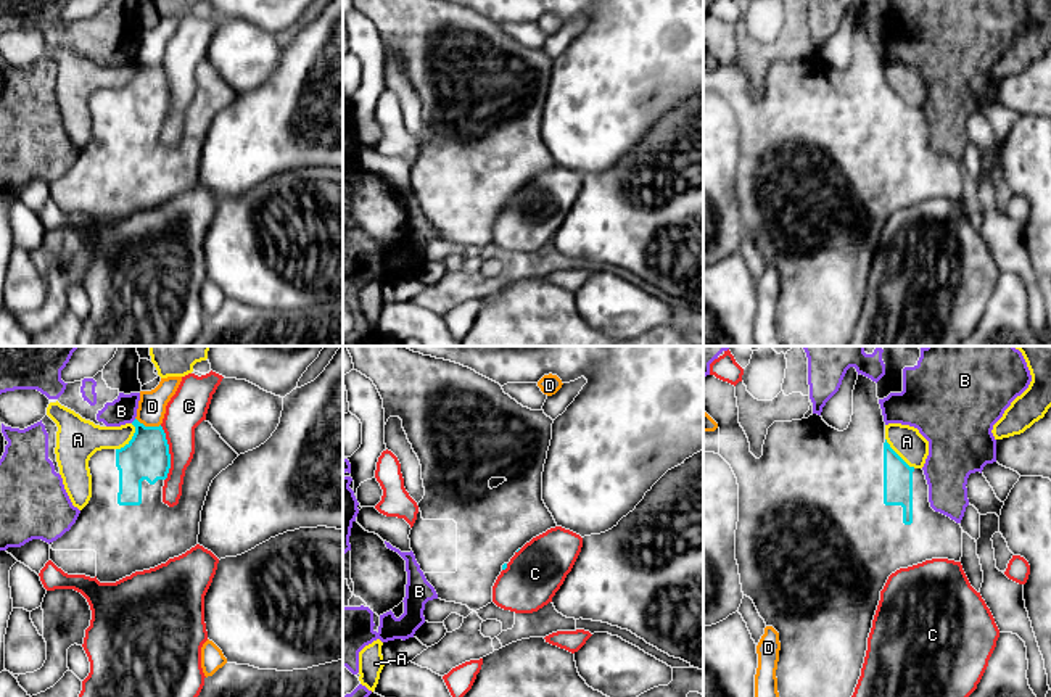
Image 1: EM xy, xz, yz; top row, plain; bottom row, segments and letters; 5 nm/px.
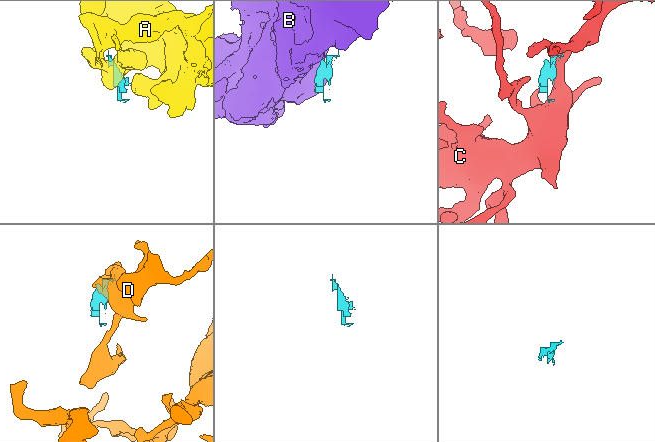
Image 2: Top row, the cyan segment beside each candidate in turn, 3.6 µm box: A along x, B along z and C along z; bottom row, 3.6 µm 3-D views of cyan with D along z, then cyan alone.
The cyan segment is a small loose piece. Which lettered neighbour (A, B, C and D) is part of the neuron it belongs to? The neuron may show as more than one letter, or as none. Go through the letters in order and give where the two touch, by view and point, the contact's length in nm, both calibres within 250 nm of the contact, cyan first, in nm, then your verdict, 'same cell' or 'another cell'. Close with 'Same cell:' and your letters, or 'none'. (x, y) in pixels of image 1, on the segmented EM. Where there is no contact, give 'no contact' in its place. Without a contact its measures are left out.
A: meets cyan in xy at (132, 438); contact 160 nm long; 220 nm thick on the cyan side, 190 nm on the other; another cell
B: meets cyan in xy at (134, 420); contact 40 nm long; 220 nm thick on the cyan side, 140 nm on the other; another cell
C: meets cyan in xy at (168, 453); contact 280 nm long; 220 nm thick on the cyan side, 190 nm on the other; another cell
D: meets cyan in xy at (148, 427); contact 130 nm long; 220 nm thick on the cyan side, 140 nm on the other; another cell
Same cell: none

